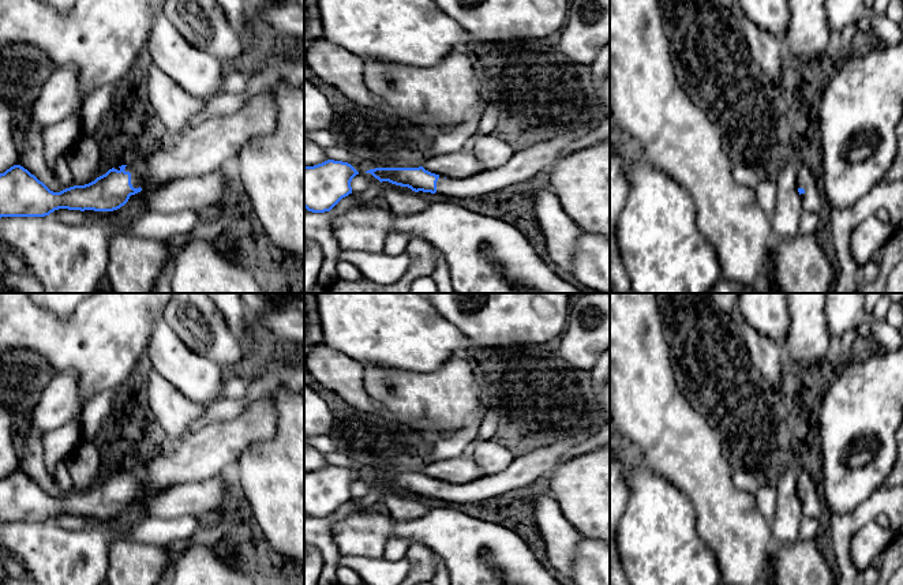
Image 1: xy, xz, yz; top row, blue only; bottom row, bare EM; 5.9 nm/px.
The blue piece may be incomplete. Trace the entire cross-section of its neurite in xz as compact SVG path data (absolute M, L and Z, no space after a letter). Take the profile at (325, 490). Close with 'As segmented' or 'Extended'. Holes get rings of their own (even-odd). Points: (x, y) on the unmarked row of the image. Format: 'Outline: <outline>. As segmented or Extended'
Outline: M327 465L314 472L304 470L304 513L312 518L330 517L342 503L352 499L351 487L359 477L348 468Z. As segmented

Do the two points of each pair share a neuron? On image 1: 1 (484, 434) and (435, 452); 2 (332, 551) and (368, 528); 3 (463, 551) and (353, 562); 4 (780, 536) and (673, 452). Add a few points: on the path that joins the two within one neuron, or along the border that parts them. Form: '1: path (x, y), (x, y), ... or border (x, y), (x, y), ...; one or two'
1: border (484, 409), (478, 435); two
2: border (345, 516), (330, 527), (330, 536), (341, 555); two
3: border (375, 557), (379, 558); two
4: border (770, 525), (775, 543); two

